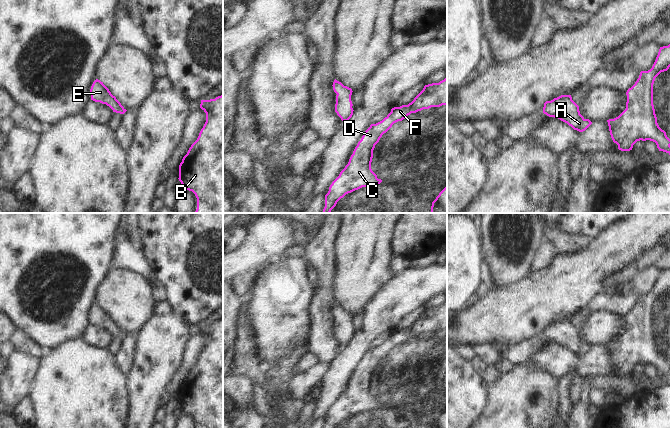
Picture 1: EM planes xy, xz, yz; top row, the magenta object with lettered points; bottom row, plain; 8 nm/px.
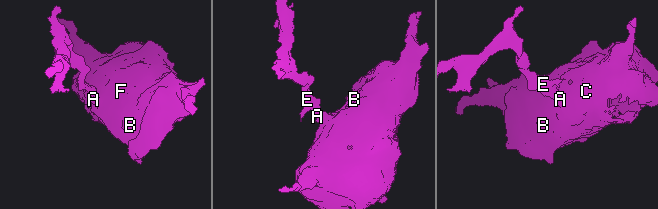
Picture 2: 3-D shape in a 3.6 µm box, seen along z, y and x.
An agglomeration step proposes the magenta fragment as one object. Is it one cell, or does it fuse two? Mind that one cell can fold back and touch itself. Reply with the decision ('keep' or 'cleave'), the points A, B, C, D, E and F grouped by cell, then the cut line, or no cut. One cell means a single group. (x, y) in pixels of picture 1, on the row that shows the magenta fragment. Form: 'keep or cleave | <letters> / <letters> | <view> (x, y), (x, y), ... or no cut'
keep | A B C D E F | no cut

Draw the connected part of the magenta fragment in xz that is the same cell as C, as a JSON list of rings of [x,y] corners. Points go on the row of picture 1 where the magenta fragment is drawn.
[[[447,77],[439,83],[425,85],[411,103],[392,108],[382,121],[371,124],[355,147],[348,164],[330,185],[322,213],[330,213],[346,194],[382,182],[371,169],[373,150],[394,123],[402,121],[411,113],[442,105],[447,105]]]

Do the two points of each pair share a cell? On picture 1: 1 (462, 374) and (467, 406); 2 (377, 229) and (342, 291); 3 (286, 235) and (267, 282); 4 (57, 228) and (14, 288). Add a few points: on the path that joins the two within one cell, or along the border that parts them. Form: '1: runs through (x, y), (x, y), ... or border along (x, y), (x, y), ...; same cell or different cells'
1: runs through (462, 382), (462, 398); same cell
2: runs through (365, 244), (365, 267), (357, 276); same cell
3: border along (288, 256), (273, 261), (270, 264); different cells
4: runs through (42, 243), (39, 246), (39, 263), (29, 273); same cell

